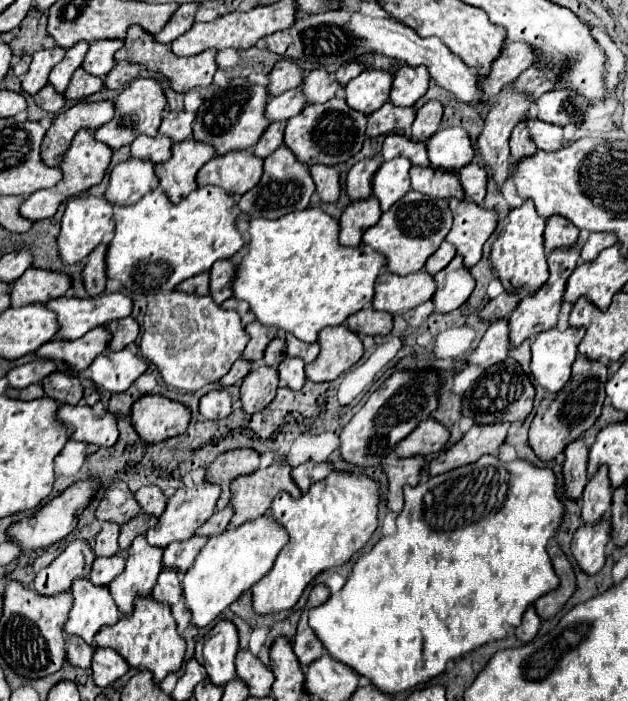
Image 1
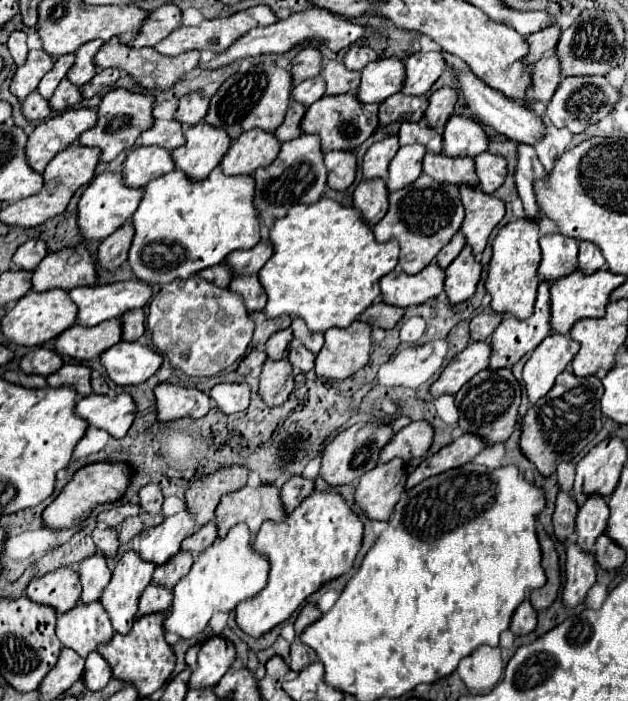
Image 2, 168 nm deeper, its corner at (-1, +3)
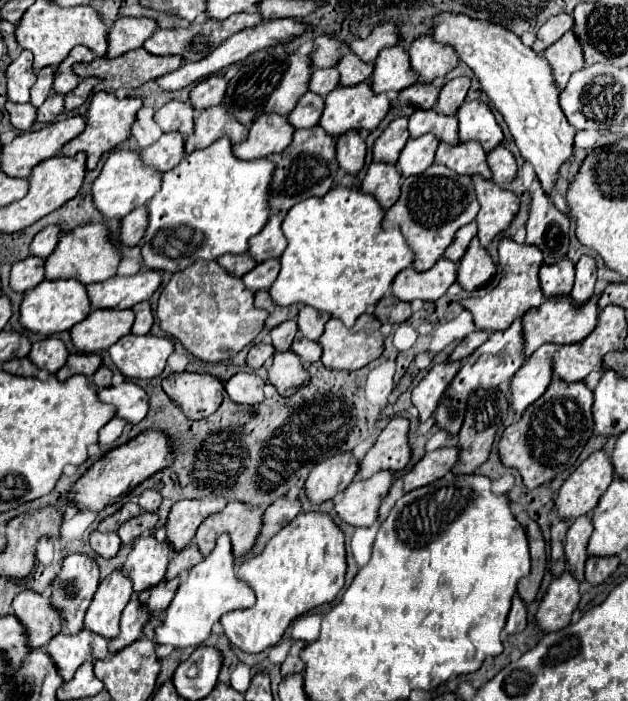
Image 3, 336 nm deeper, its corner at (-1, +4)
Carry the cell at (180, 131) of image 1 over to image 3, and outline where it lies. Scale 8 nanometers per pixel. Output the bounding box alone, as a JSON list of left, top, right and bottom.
[190,74,226,110]

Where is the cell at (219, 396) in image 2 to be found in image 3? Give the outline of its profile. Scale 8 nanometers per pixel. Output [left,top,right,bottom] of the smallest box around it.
[226,372,264,404]

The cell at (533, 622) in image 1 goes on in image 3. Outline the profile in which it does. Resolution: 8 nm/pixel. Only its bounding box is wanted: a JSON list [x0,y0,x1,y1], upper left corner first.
[504,594,526,634]

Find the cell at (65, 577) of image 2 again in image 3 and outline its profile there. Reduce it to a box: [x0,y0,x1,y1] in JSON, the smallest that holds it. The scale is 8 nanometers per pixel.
[14,592,62,650]

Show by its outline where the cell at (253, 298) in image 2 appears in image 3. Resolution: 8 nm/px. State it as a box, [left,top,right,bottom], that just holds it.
[242,258,280,292]

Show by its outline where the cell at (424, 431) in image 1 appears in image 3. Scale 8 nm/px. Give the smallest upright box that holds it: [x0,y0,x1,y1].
[358,416,410,478]

